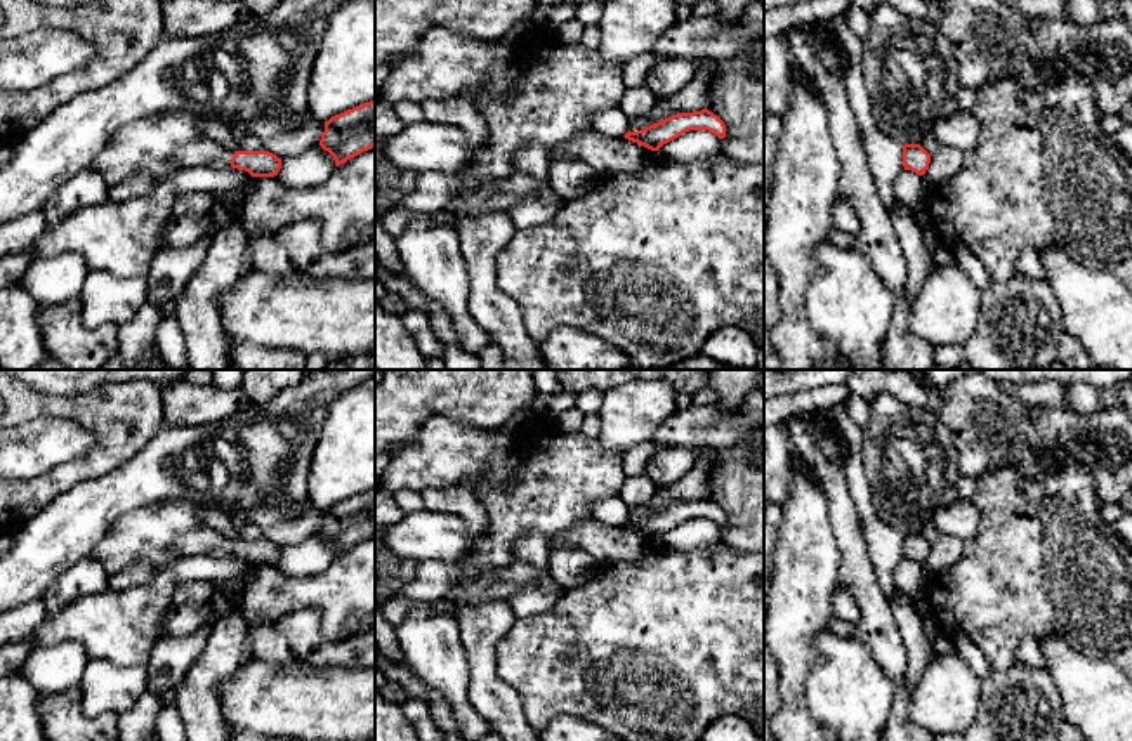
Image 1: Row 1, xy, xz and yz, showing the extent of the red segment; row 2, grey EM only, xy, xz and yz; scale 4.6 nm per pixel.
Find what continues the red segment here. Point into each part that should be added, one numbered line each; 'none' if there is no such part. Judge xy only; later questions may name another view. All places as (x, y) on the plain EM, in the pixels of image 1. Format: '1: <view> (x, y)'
1: xy (204, 540)

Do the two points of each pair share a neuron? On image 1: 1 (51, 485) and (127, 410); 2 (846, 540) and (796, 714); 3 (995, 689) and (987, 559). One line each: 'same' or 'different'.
1: same
2: different
3: different

